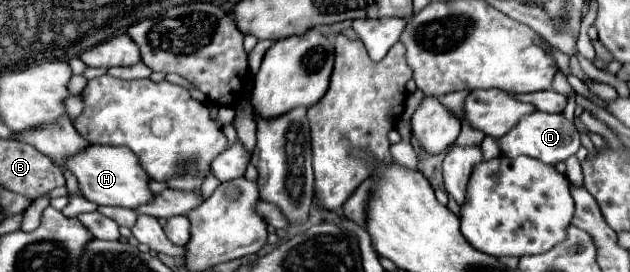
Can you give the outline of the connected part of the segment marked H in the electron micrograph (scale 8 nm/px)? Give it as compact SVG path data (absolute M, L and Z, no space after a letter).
M88 145L80 155L66 161L66 167L76 175L82 195L96 205L138 209L150 199L154 193L150 191L150 177L142 167L138 167L138 157L128 147L110 147L110 145Z

